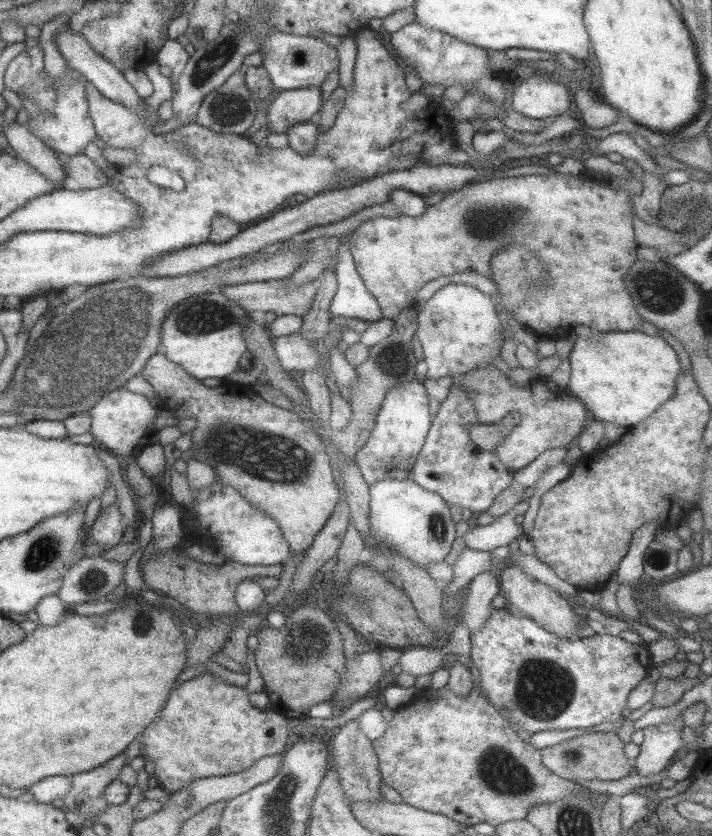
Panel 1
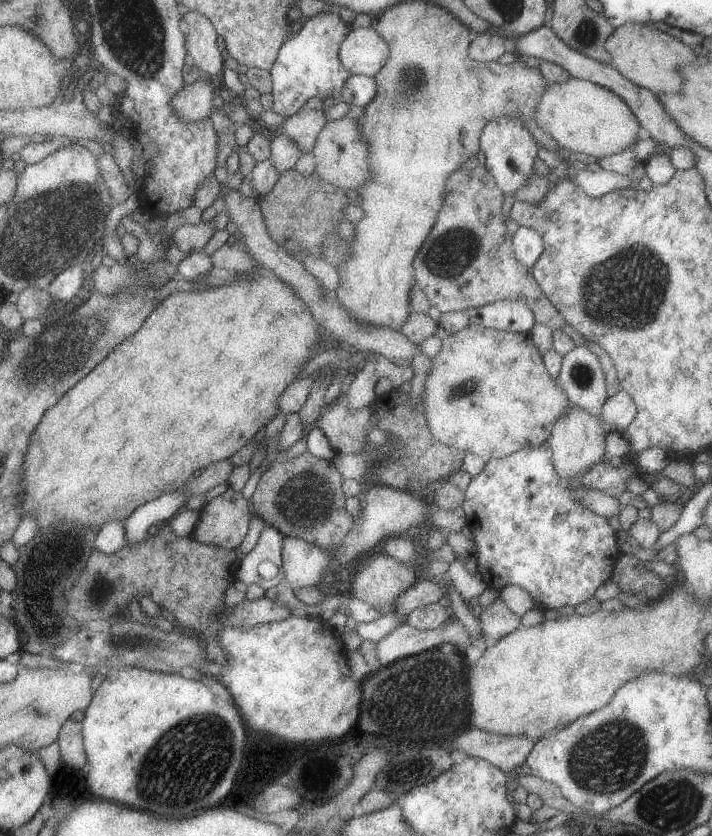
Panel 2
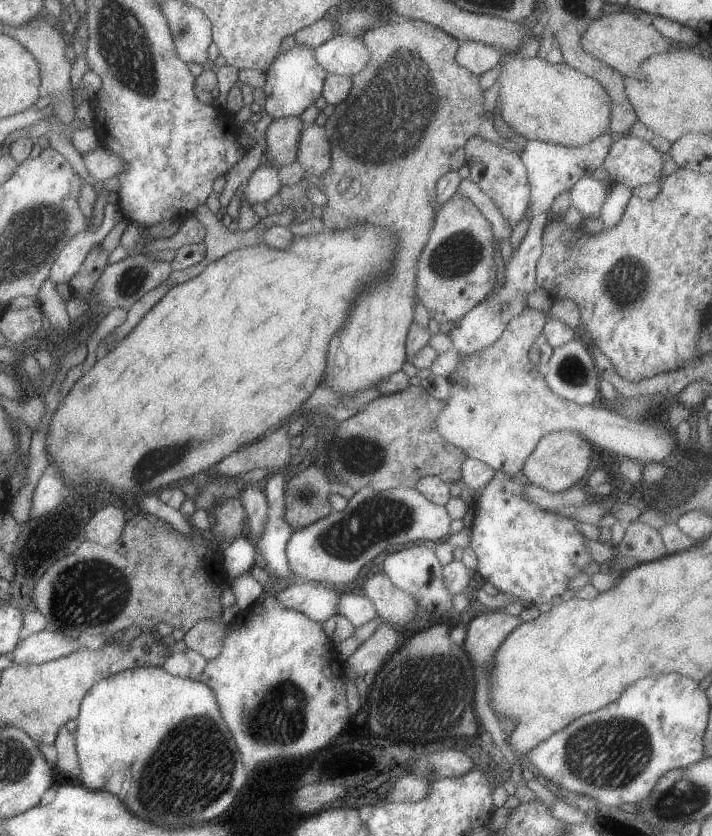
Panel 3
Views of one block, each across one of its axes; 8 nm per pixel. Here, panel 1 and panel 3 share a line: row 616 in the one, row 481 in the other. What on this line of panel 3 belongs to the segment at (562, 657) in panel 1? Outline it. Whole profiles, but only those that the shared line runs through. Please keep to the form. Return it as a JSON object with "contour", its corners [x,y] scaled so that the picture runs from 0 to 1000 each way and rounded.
{"contour":[[[705,565],[674,585],[674,593],[660,605],[667,612],[659,654],[671,667],[674,689],[701,708],[758,726],[778,713],[789,714],[806,689],[829,675],[823,642],[809,632],[809,621],[744,603],[736,591],[739,577],[722,574]]]}

